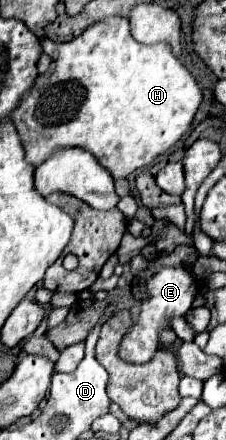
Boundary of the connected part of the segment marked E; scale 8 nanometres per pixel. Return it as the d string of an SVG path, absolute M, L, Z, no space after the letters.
M164 267L148 281L148 299L140 303L140 315L134 327L124 335L120 345L120 357L130 363L148 363L158 349L158 335L164 327L170 327L170 317L184 317L192 307L192 301L198 291L198 281L184 267Z

